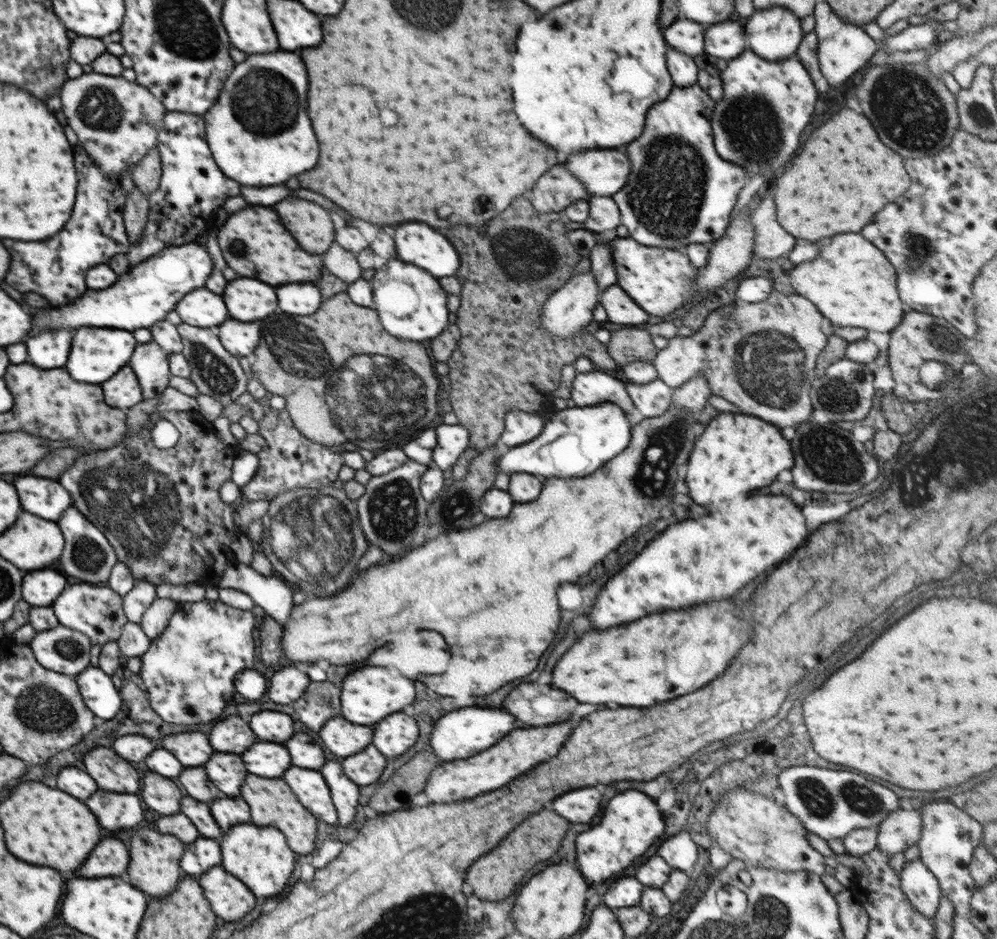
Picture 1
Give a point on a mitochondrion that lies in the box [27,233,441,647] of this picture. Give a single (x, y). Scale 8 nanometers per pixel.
(376, 398)

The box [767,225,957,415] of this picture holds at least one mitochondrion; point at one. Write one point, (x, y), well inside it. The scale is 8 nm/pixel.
(921, 252)

